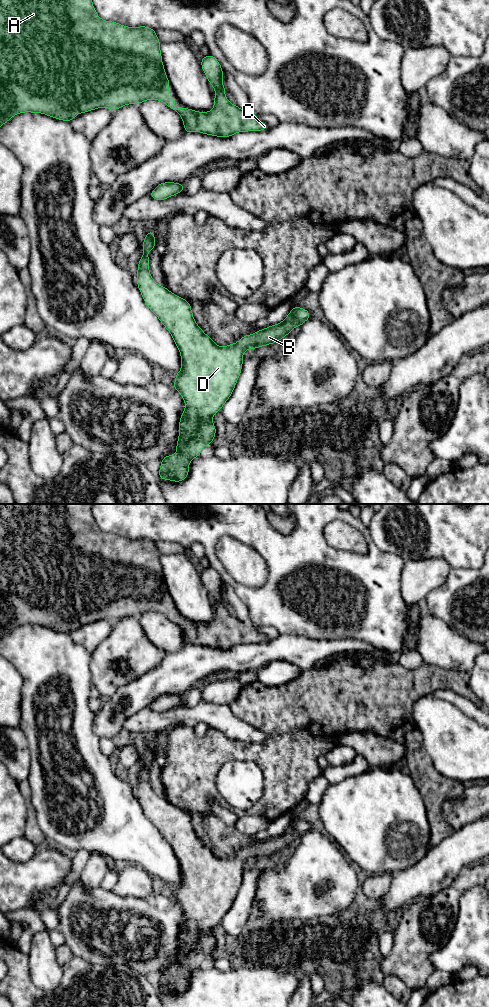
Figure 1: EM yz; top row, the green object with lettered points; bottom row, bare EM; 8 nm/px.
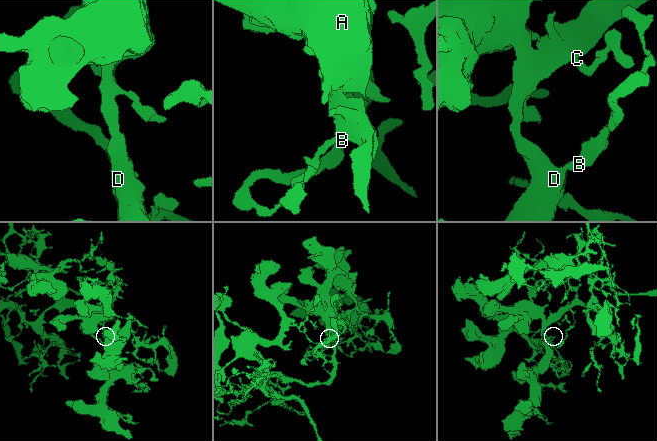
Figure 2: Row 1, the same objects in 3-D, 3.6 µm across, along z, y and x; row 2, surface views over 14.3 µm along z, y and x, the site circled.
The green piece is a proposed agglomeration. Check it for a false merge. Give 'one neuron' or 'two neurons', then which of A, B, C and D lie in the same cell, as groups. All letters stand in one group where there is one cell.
one neuron | A B C D

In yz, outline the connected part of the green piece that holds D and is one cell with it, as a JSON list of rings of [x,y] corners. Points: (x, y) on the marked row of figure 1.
[[[151,230],[146,234],[142,244],[144,254],[138,261],[137,286],[145,304],[169,331],[181,355],[181,371],[175,373],[175,383],[172,384],[172,387],[181,394],[185,402],[185,410],[182,412],[179,421],[177,453],[160,459],[161,466],[158,474],[163,480],[181,482],[188,477],[191,460],[201,456],[201,451],[206,445],[213,444],[216,427],[212,418],[233,393],[241,374],[244,352],[248,349],[256,349],[282,340],[296,326],[300,327],[305,321],[309,320],[310,312],[296,305],[282,322],[258,330],[253,334],[244,335],[236,344],[228,344],[225,347],[218,346],[214,343],[212,337],[206,335],[197,325],[190,303],[153,280],[149,271],[148,252],[155,250],[155,241],[154,231]]]

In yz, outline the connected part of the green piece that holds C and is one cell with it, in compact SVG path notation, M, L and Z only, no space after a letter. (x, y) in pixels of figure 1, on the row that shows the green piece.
M0 0L0 127L11 120L15 114L31 112L41 113L55 119L70 122L77 114L86 113L102 107L115 111L128 104L136 104L146 100L159 100L165 103L170 109L179 114L182 118L186 133L200 132L202 134L227 138L238 132L263 131L268 129L266 123L260 122L257 115L250 110L242 110L236 104L231 104L223 86L223 69L218 60L212 55L203 56L201 67L208 79L208 82L215 90L214 106L209 112L198 112L189 108L176 108L175 97L169 95L169 79L162 62L160 44L156 31L147 26L127 27L113 21L101 19L93 6L92 0Z

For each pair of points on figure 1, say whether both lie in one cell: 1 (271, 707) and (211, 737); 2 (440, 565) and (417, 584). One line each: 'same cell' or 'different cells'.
1: same cell
2: same cell

